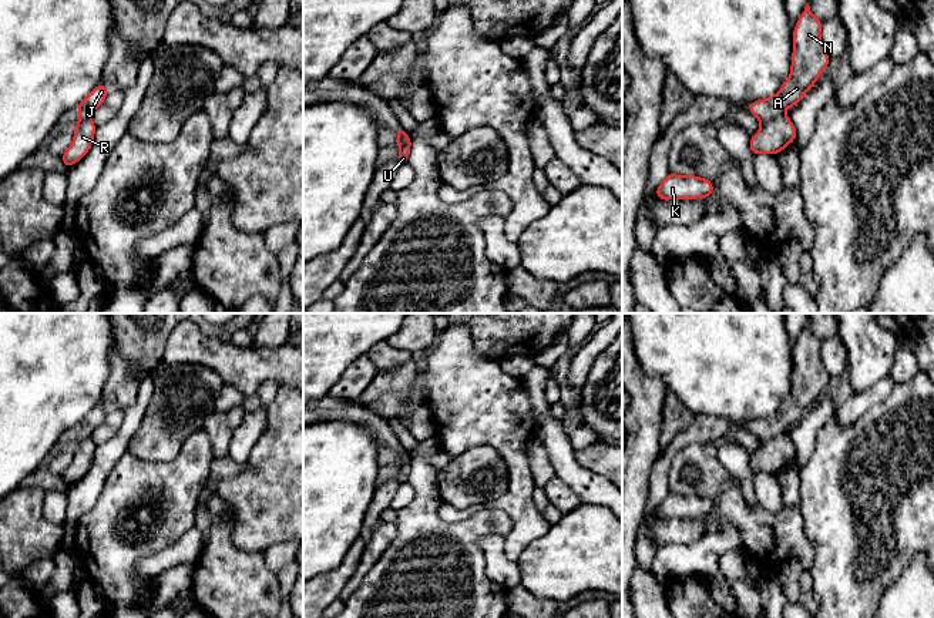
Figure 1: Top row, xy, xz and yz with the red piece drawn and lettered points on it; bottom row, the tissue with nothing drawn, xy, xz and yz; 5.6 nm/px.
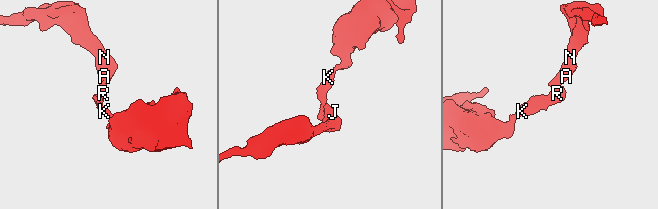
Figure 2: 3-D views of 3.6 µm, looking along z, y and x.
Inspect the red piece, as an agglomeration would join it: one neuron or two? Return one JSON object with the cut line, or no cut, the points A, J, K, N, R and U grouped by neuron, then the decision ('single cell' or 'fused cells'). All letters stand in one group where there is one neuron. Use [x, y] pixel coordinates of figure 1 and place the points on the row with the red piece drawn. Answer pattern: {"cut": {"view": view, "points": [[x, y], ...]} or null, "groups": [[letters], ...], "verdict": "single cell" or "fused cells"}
{"cut": {"view": "yz", "points": [[782, 114], [762, 123]]}, "groups": [["A", "J", "N"], ["K", "R", "U"]], "verdict": "fused cells"}

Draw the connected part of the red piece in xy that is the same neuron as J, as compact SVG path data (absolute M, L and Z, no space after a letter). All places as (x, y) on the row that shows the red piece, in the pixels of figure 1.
M104 83L98 84L90 94L77 105L78 120L87 120L91 114L104 104L105 95L110 90Z

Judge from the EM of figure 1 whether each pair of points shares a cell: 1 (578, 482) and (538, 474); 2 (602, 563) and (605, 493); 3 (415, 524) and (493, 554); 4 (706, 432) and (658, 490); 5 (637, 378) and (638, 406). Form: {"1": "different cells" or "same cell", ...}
{"1": "different cells", "2": "different cells", "3": "different cells", "4": "same cell", "5": "same cell"}

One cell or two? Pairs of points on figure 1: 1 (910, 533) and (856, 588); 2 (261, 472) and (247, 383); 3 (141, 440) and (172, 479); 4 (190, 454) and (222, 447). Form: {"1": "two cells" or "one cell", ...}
{"1": "one cell", "2": "two cells", "3": "two cells", "4": "two cells"}

